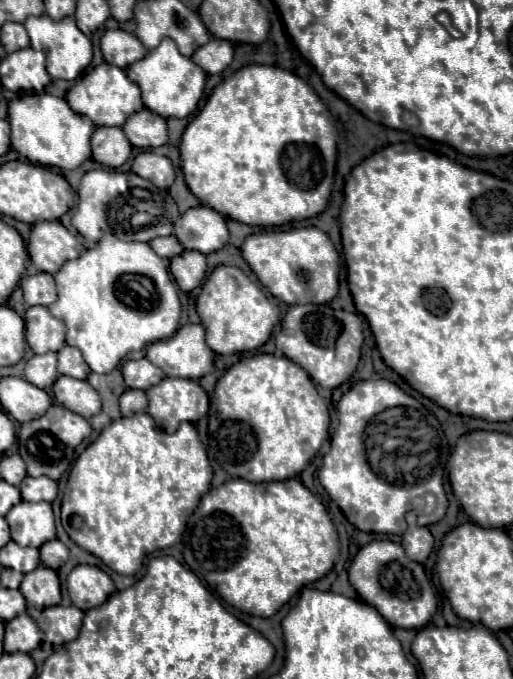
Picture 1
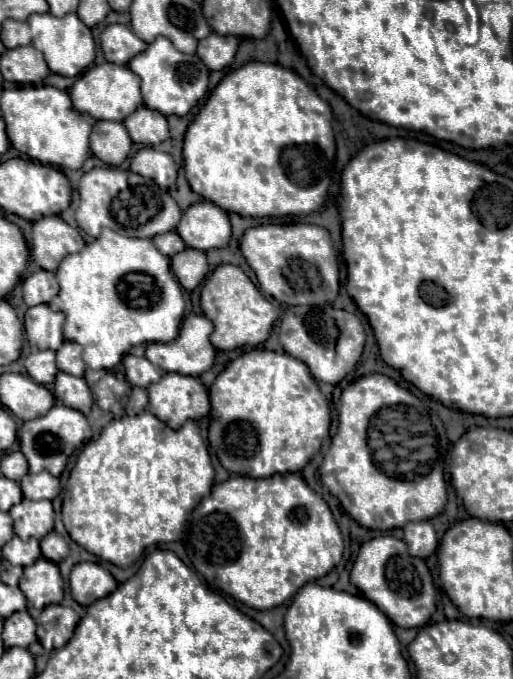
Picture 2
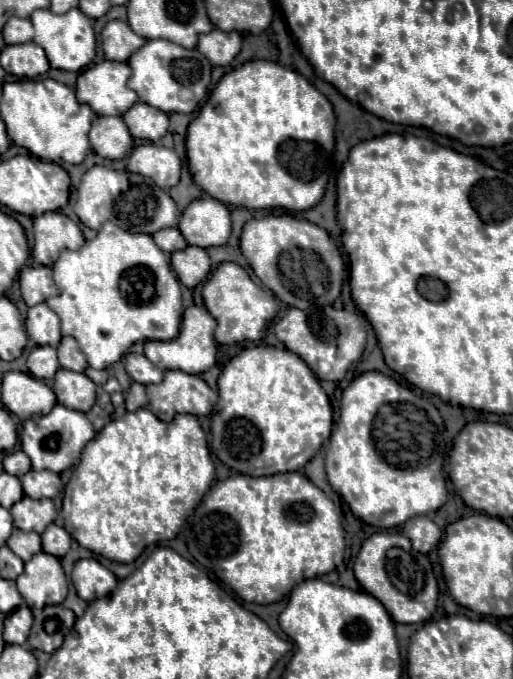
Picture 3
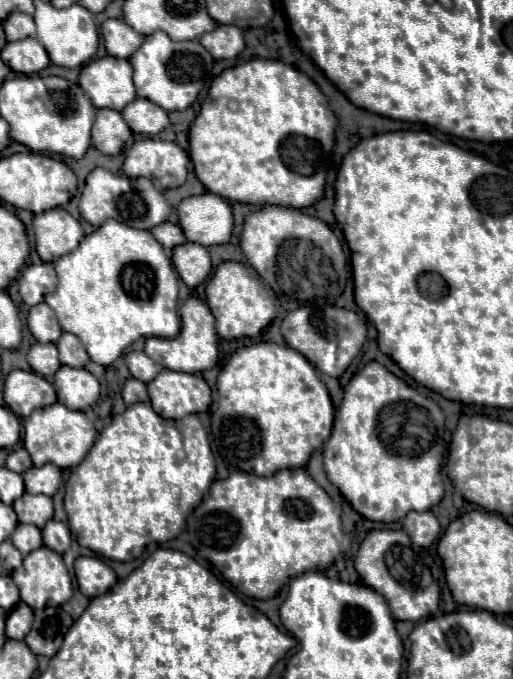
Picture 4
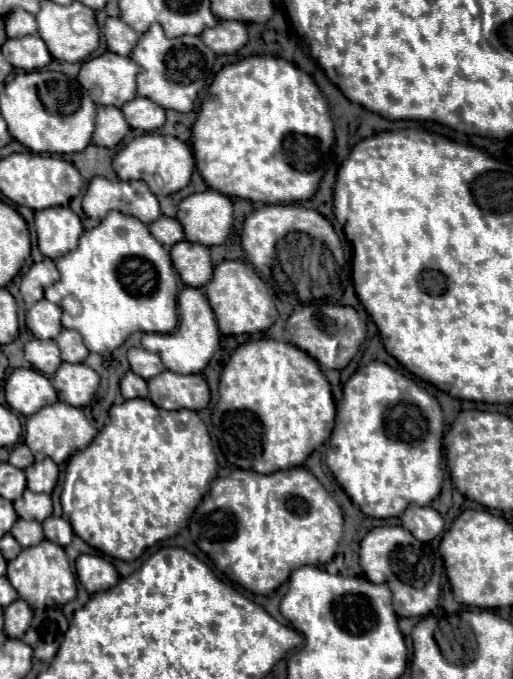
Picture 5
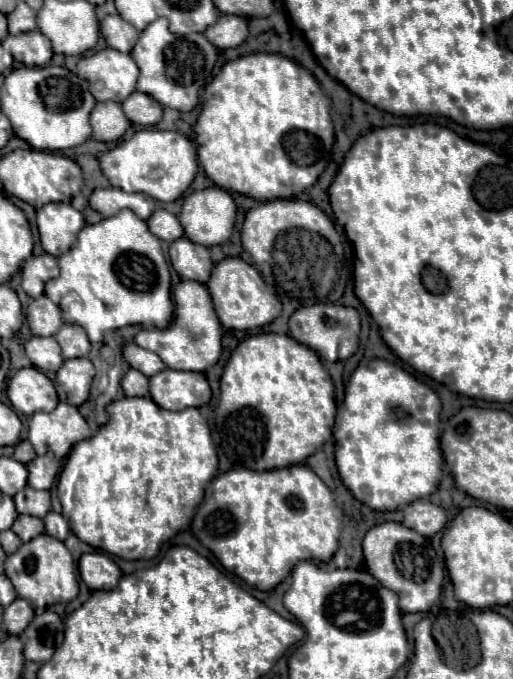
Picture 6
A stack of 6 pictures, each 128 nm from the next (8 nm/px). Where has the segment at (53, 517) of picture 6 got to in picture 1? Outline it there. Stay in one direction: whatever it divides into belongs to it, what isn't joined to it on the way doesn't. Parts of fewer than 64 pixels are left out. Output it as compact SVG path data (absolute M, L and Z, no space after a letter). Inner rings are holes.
M50 540L40 548L40 560L42 560L42 566L58 570L68 560L68 548L60 540Z

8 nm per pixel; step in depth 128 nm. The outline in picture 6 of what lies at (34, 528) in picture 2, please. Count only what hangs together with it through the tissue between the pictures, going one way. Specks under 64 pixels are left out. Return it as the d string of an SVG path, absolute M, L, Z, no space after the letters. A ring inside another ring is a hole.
M25 486L13 499L19 514L44 518L50 512L50 492L48 490L34 490L30 486Z

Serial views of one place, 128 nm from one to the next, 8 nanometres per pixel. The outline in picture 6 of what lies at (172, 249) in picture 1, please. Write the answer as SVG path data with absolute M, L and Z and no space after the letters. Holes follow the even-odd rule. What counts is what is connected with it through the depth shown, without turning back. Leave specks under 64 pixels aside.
M156 210L148 220L148 228L154 236L166 242L174 242L184 236L184 228L180 226L178 218L166 210Z

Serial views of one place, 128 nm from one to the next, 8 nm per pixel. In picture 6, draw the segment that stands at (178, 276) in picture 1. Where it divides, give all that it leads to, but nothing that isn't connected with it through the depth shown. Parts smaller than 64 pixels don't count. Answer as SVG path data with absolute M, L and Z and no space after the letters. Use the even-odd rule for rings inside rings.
M180 238L170 244L170 262L180 278L196 280L200 284L208 282L214 268L210 260L210 250L200 244L192 244L188 238Z

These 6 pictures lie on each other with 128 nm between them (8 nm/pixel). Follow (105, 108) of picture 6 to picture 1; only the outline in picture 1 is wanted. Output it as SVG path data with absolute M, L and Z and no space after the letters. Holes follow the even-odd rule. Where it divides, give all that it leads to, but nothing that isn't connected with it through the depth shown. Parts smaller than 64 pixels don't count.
M96 128L92 134L92 158L108 168L120 168L132 154L122 128Z

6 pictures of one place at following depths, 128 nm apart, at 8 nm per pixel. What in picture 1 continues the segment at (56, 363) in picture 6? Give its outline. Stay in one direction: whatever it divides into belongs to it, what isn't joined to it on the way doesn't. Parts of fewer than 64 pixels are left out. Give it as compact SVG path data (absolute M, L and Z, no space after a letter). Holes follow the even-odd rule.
M48 352L42 356L32 356L26 362L26 380L38 388L48 388L56 382L58 370L56 370L56 354Z

